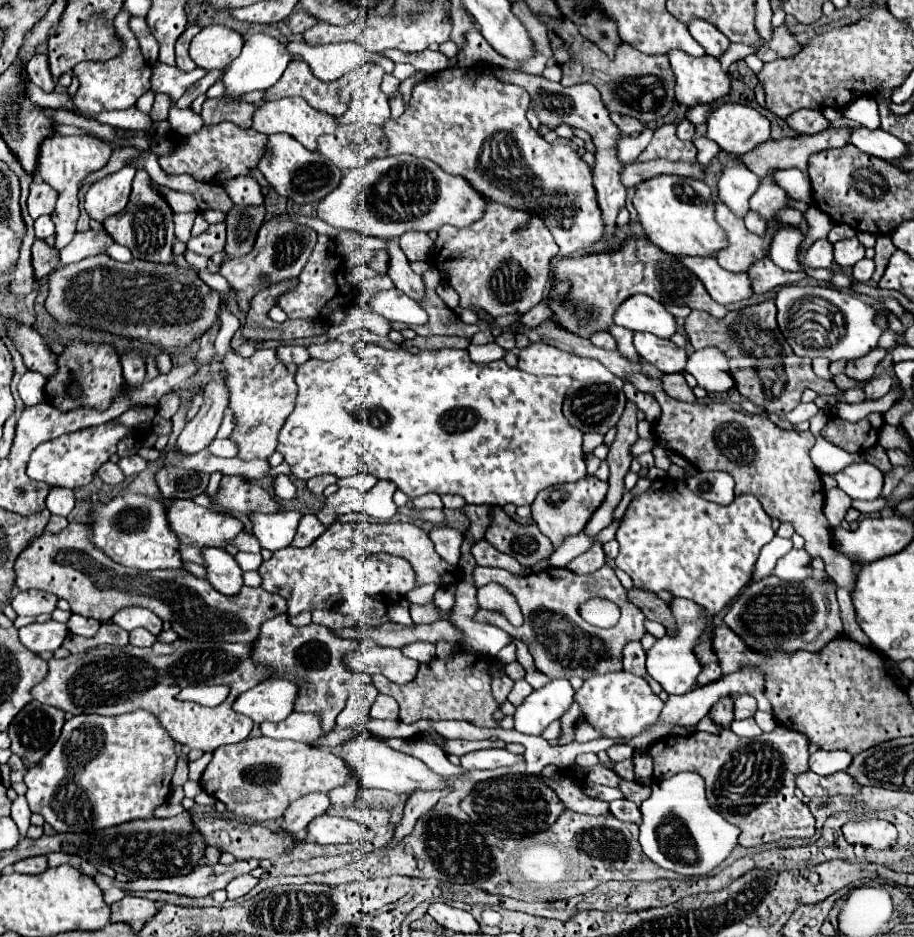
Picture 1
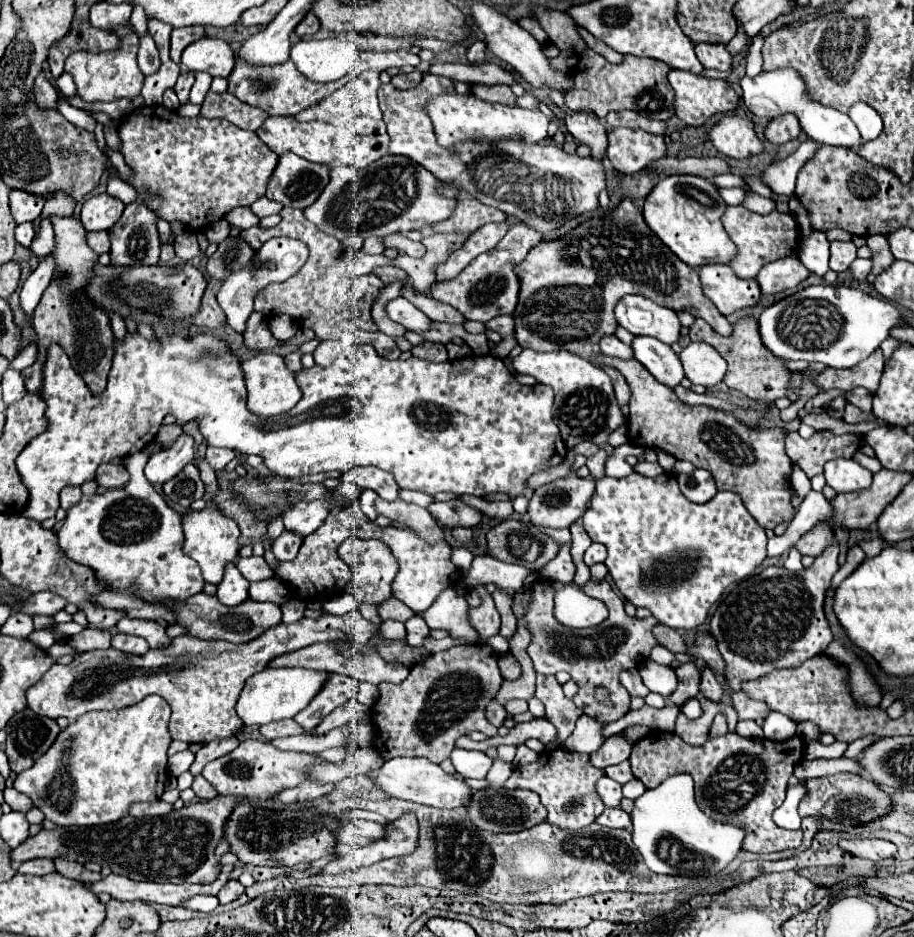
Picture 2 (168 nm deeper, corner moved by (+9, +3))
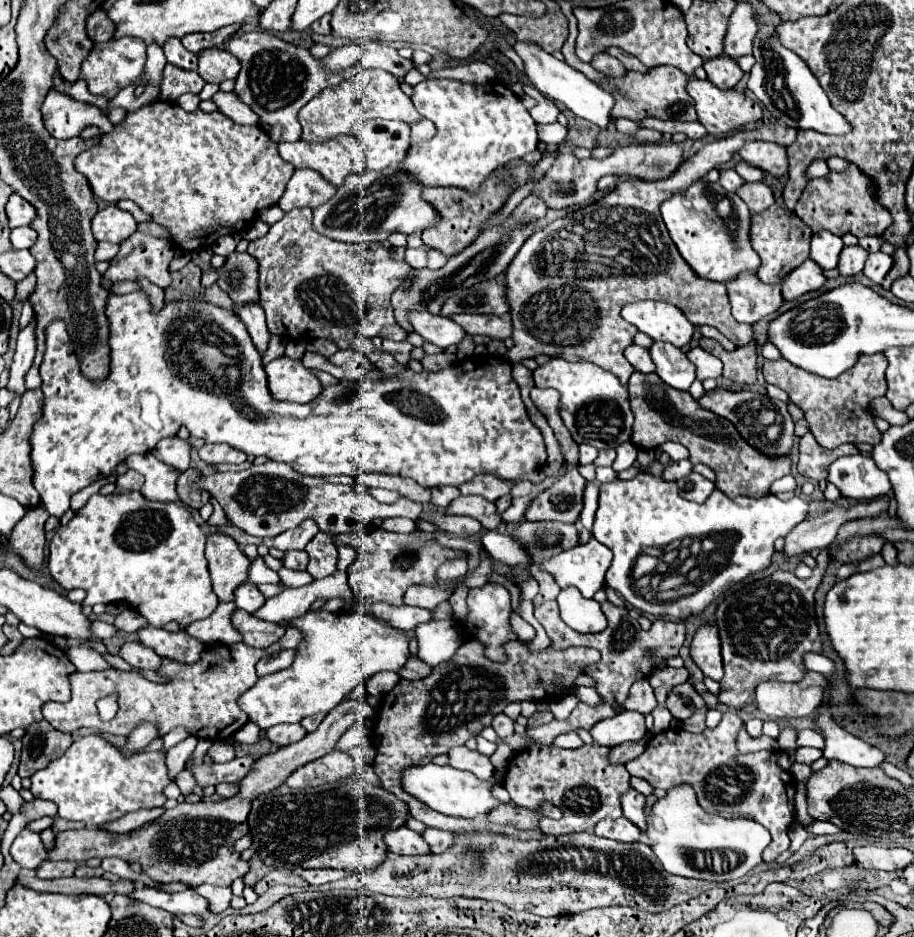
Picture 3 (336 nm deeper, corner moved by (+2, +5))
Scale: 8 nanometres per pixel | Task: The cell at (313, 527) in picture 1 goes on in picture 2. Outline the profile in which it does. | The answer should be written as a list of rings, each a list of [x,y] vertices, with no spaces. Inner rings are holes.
[[[283,531],[283,535],[279,535],[273,545],[271,545],[271,551],[273,555],[279,559],[279,561],[293,561],[299,553],[299,547],[303,543],[303,537],[299,535],[293,535],[289,531]]]

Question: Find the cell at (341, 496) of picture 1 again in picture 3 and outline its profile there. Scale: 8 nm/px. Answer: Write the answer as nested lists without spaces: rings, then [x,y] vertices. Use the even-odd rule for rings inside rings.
[[[304,519],[298,527],[284,531],[282,535],[272,539],[272,545],[280,551],[288,551],[288,549],[304,549],[308,541],[312,541],[312,537],[318,533],[318,525],[312,519]]]

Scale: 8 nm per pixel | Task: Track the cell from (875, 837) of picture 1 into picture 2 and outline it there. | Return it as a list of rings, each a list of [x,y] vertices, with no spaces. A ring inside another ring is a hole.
[[[843,839],[839,841],[839,847],[847,853],[851,853],[853,857],[861,857],[861,859],[869,859],[869,861],[881,861],[881,859],[889,859],[895,857],[897,847],[889,841],[883,839]]]

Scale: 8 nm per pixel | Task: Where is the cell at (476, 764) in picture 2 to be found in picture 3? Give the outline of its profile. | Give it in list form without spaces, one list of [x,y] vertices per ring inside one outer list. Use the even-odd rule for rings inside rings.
[[[454,747],[448,753],[450,757],[450,765],[458,767],[458,769],[468,769],[470,773],[474,773],[478,779],[490,781],[494,777],[494,765],[490,763],[488,755],[482,755],[478,751],[466,749],[466,747]]]

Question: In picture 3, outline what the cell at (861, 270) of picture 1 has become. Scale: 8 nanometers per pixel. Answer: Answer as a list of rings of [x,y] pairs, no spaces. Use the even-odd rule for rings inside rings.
[[[870,253],[868,259],[866,259],[866,265],[864,265],[864,275],[868,279],[872,279],[874,283],[882,283],[882,279],[886,277],[886,273],[890,271],[890,265],[892,265],[892,257],[890,255],[884,255],[884,253]]]

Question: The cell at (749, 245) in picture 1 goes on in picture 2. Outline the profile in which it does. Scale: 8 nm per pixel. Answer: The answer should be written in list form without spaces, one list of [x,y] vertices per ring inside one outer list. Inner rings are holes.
[[[741,205],[727,207],[727,211],[723,215],[723,227],[739,249],[737,257],[729,263],[729,267],[741,279],[755,279],[763,265],[783,259],[787,255],[793,255],[799,247],[799,229],[797,229],[797,221],[791,213],[771,211],[769,215],[757,215],[757,213],[747,211]]]

